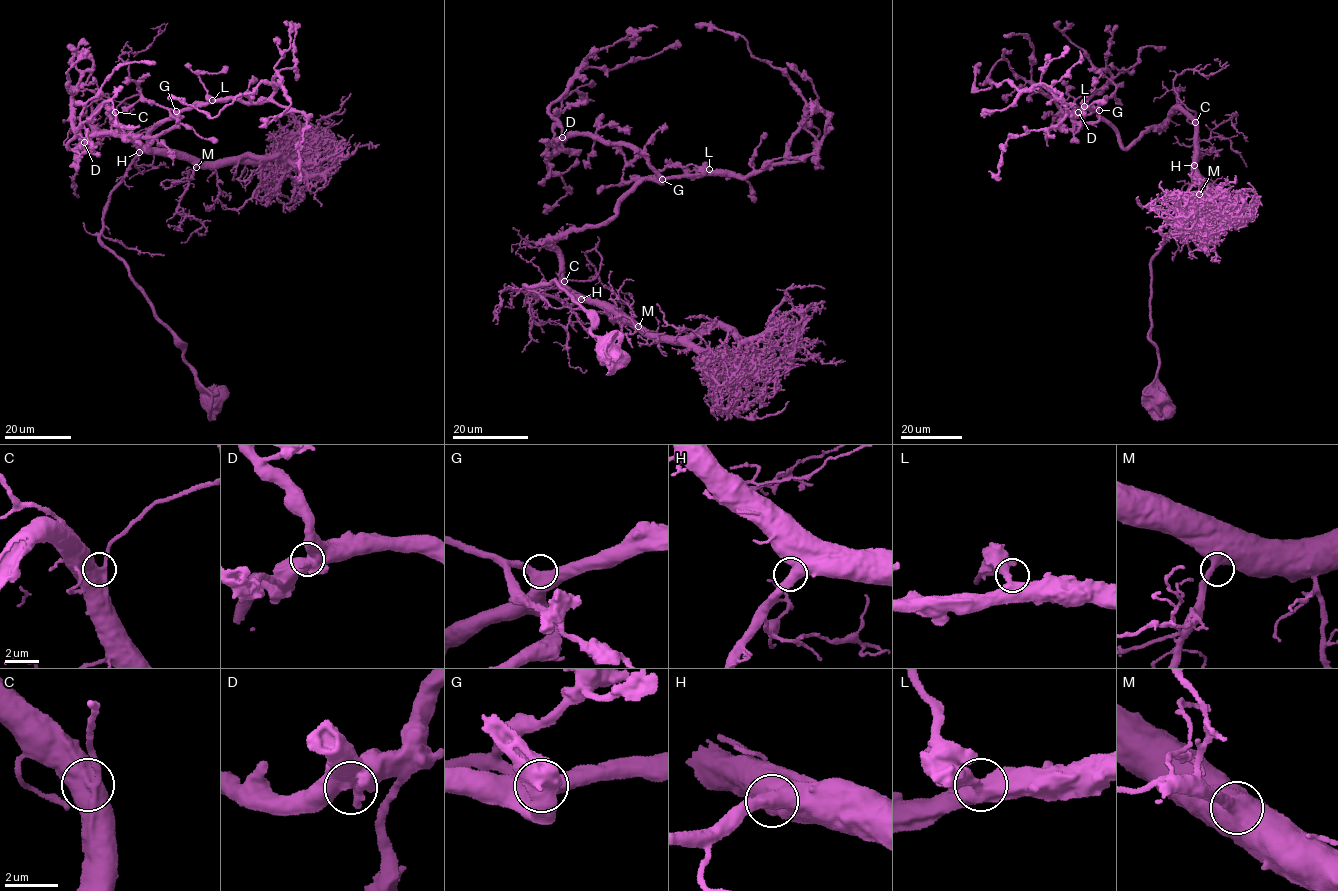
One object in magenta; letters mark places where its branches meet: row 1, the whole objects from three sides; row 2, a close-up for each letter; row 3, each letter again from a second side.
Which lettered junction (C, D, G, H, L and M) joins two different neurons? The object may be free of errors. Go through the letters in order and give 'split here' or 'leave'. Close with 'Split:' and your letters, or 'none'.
C: leave
D: leave
G: leave
H: leave
L: leave
M: leave
Split: none

